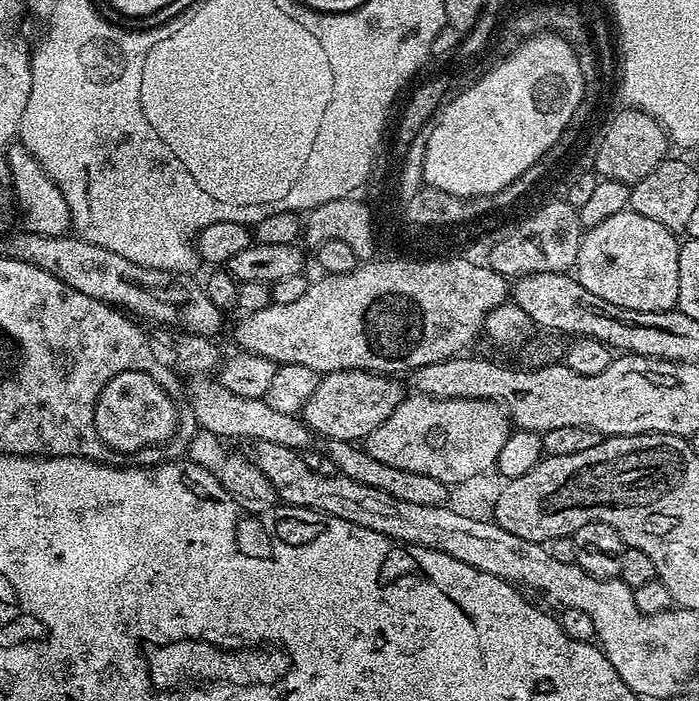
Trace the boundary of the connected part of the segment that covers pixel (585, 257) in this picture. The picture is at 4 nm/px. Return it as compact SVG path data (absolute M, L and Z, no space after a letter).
M625 210L581 235L574 275L590 294L631 312L671 312L678 305L681 241L666 226Z

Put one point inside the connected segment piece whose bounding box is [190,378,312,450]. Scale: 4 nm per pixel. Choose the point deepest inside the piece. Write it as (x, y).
(218, 411)

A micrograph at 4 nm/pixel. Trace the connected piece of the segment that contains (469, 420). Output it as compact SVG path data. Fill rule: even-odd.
M423 394L405 395L395 410L371 432L366 438L366 451L378 460L385 463L386 466L401 468L404 471L412 471L414 474L426 475L430 478L437 479L444 485L450 485L456 482L463 482L466 478L471 478L474 474L482 474L489 471L495 465L498 454L502 450L504 443L507 442L510 435L510 420L506 415L505 409L499 403L490 400L437 400Z

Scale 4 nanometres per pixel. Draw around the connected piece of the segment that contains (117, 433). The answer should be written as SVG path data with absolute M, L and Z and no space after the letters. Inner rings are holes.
M148 361L142 370L122 372L103 388L95 406L101 443L118 452L136 452L168 439L178 422L178 382L175 371Z

